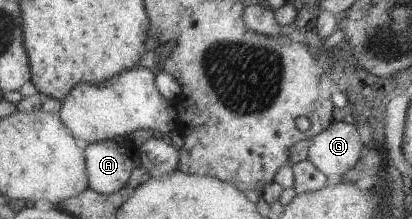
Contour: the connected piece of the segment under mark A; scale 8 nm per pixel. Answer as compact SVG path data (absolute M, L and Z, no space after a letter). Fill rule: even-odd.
M128 136L83 146L88 188L98 193L117 192L128 181L131 171L143 164L138 147Z

